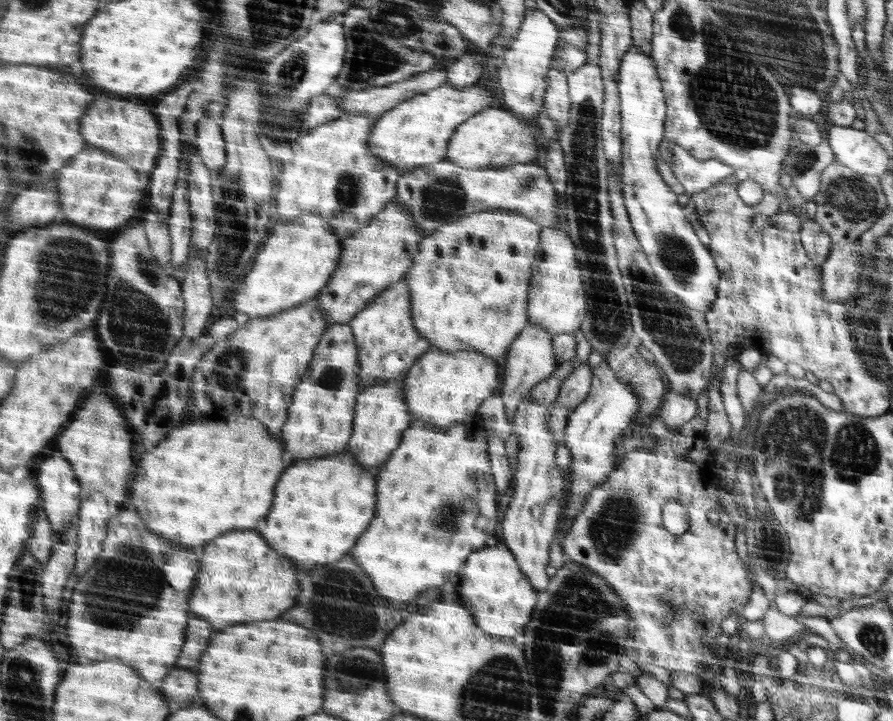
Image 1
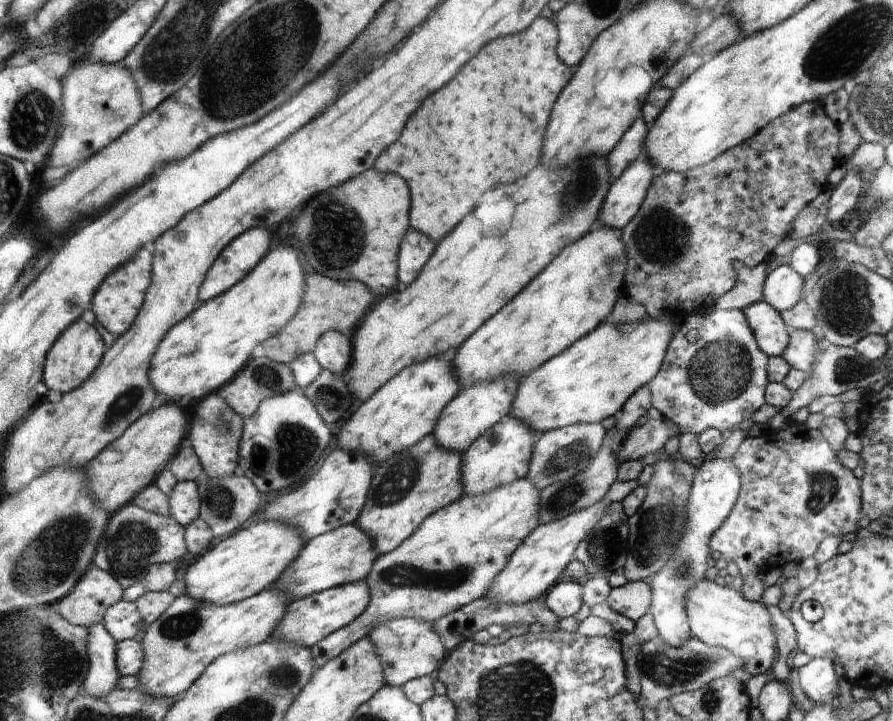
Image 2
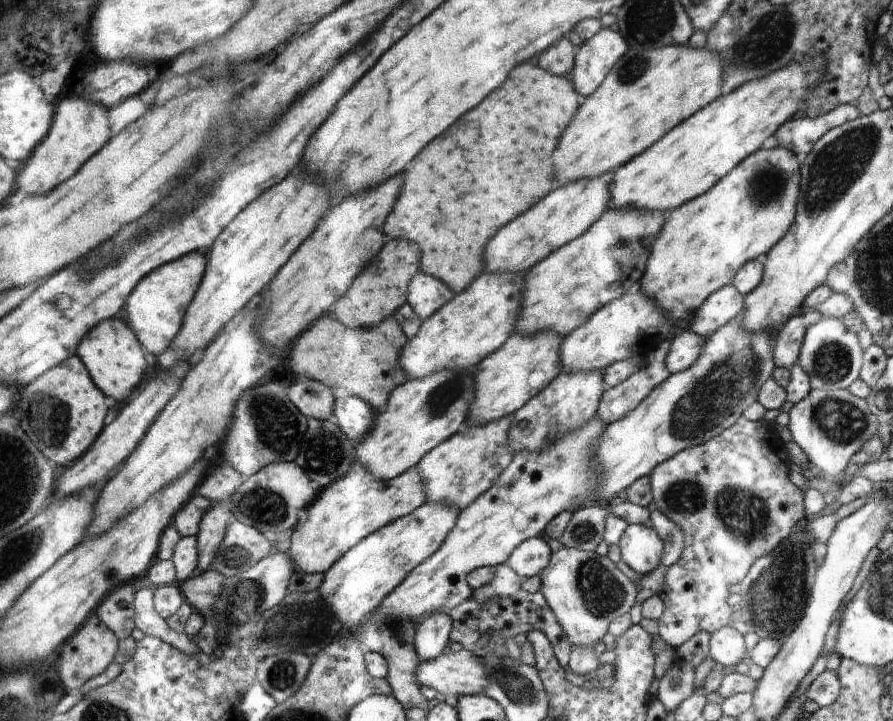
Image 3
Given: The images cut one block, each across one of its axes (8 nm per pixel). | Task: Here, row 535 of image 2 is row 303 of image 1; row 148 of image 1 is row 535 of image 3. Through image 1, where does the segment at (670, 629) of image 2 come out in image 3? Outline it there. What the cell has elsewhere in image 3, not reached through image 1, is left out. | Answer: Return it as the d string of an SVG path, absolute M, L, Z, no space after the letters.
M628 524L619 542L622 558L638 576L652 572L662 558L662 541L652 528L641 524Z

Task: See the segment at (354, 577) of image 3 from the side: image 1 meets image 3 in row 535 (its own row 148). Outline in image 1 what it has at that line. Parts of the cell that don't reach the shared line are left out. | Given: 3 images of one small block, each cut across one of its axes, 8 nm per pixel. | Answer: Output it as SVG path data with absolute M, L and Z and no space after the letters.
M478 80L470 86L456 89L446 82L438 88L402 101L376 119L370 136L370 149L375 156L396 167L402 174L440 162L446 156L454 130L470 116L499 105L501 99L503 93L497 83Z

